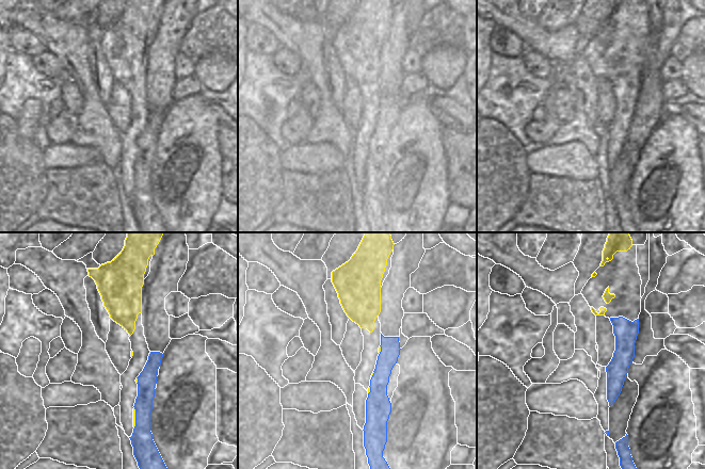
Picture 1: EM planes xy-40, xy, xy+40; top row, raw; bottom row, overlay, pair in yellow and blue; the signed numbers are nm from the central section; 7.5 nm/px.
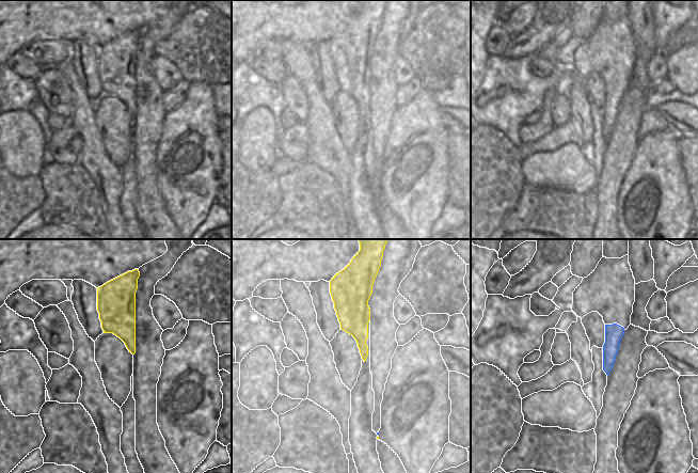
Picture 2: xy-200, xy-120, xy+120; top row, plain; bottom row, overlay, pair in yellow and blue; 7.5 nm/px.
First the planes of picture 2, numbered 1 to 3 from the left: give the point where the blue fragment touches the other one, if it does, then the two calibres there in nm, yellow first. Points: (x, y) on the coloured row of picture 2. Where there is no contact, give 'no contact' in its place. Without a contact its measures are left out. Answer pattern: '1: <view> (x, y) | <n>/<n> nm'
1: no contact
2: no contact
3: no contact

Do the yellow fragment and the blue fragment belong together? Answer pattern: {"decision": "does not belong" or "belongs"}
{"decision": "does not belong"}

